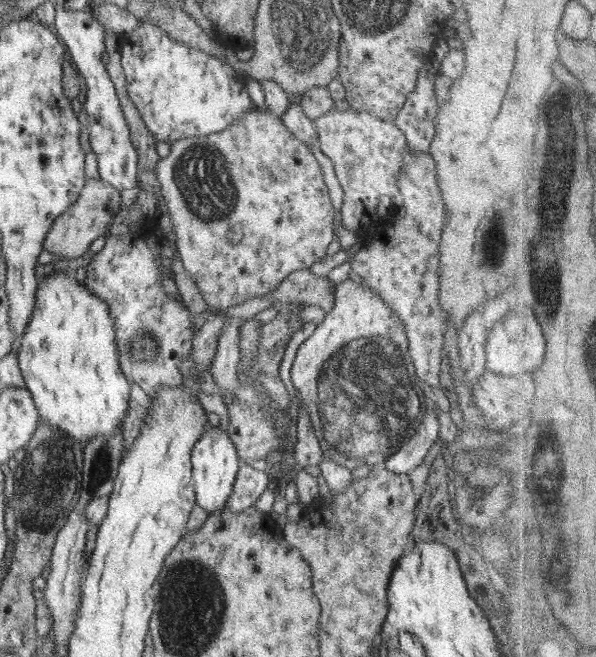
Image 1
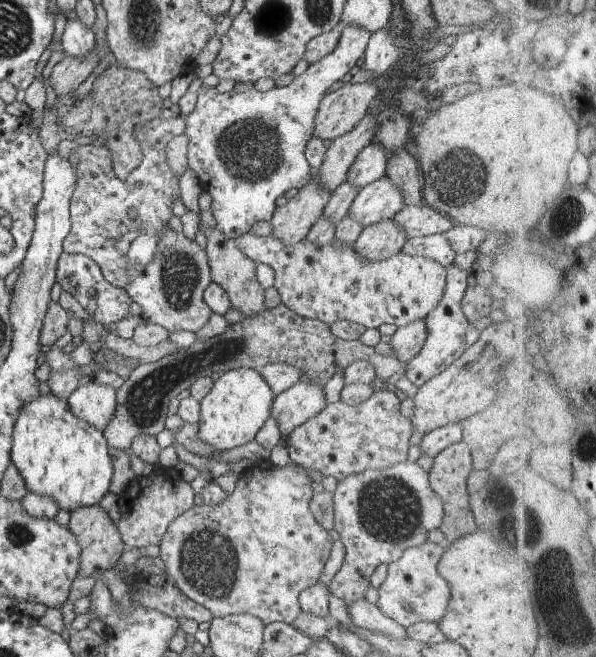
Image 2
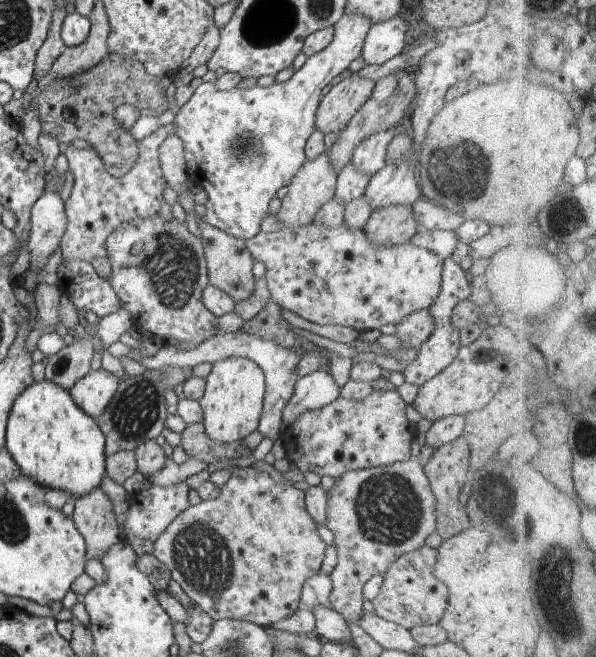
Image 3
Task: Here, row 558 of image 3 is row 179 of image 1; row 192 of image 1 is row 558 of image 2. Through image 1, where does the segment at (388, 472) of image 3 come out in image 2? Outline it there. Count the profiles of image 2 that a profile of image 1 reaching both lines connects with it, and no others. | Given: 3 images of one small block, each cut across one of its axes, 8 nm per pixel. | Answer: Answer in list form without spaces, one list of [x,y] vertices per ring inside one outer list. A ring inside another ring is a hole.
[[[406,460],[390,468],[366,470],[361,474],[350,474],[344,480],[338,481],[333,493],[335,530],[340,535],[340,542],[344,546],[344,559],[340,570],[332,578],[331,591],[334,596],[342,599],[346,608],[356,604],[364,598],[369,588],[370,579],[377,566],[381,563],[392,564],[411,547],[424,544],[430,530],[439,528],[444,519],[444,510],[441,499],[430,487],[429,474],[424,472],[416,462]]]

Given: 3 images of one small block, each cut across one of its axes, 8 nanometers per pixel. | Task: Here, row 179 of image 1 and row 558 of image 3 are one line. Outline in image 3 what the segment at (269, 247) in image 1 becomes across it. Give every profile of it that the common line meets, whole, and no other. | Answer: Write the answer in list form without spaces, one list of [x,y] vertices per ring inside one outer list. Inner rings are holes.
[[[254,468],[233,469],[230,479],[220,488],[221,492],[216,500],[202,501],[197,506],[186,508],[163,532],[153,544],[153,556],[164,564],[182,590],[196,605],[202,608],[212,619],[235,619],[252,622],[260,627],[270,627],[272,624],[290,617],[299,610],[301,591],[306,580],[321,573],[323,559],[327,546],[320,540],[316,524],[305,510],[305,492],[298,491],[290,482],[274,483],[266,472],[258,472]]]

